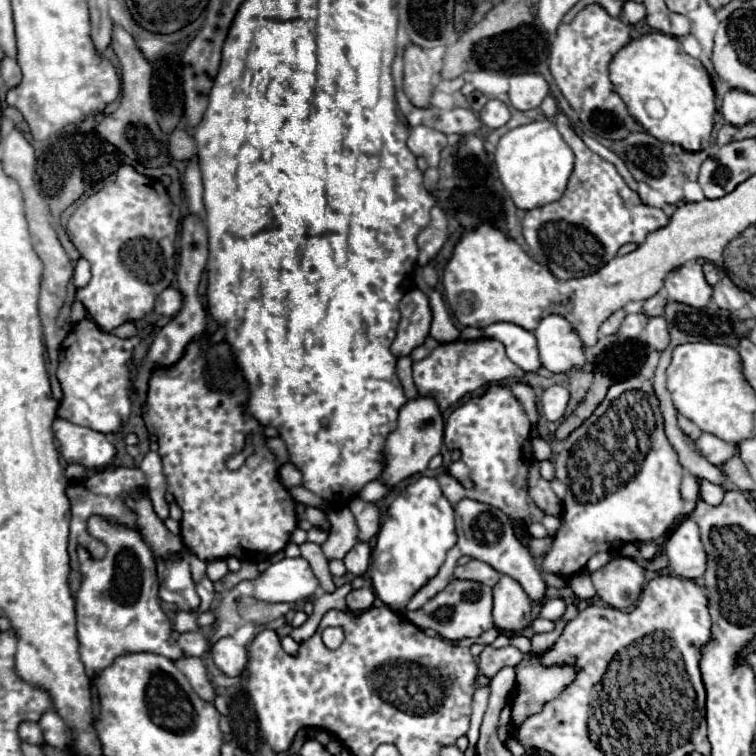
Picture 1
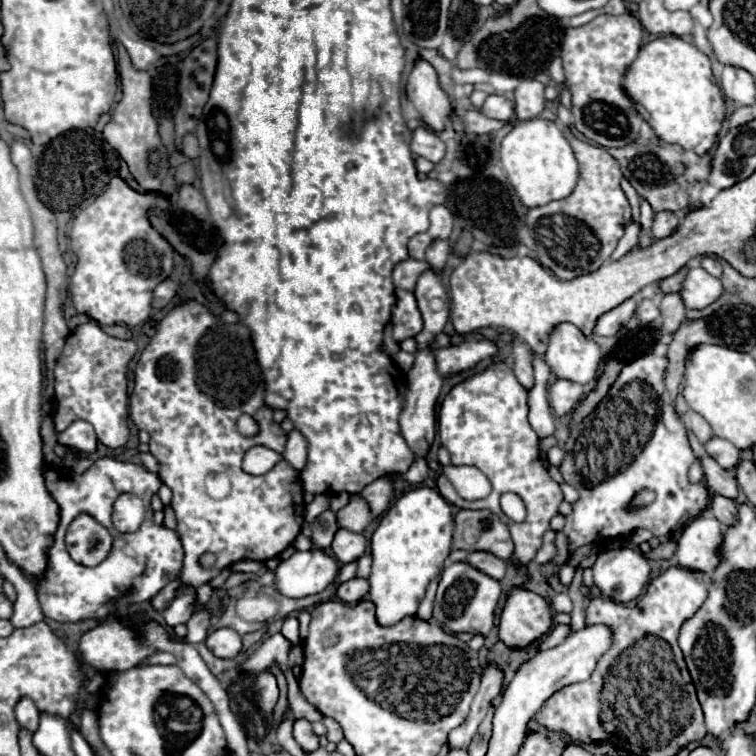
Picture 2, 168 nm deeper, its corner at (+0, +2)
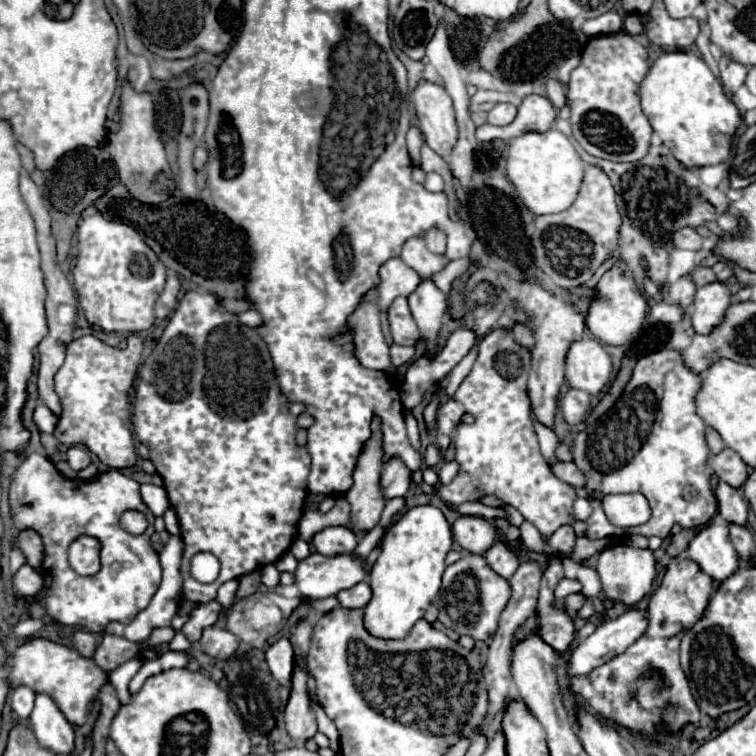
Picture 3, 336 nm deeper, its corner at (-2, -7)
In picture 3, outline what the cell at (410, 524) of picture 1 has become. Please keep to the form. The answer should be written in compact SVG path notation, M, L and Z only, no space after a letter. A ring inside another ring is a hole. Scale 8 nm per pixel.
M431 504L409 508L385 530L381 554L369 574L373 598L365 606L365 628L375 638L405 638L415 622L435 600L445 572L445 556L453 546L453 534L443 512Z

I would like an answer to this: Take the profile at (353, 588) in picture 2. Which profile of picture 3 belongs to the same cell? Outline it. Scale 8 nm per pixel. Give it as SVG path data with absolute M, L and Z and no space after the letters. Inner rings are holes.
M359 582L353 588L341 590L337 594L337 600L343 608L365 608L367 602L371 600L371 588L367 582Z

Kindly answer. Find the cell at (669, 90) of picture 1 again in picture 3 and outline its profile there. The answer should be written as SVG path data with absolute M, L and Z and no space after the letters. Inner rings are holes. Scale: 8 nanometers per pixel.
M663 52L643 78L639 98L651 128L683 166L721 164L729 158L731 138L741 124L741 114L699 56L691 52Z

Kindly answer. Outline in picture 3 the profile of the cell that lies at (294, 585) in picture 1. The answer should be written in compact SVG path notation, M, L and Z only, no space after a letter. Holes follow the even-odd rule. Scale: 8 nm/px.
M311 554L299 562L295 570L295 586L303 598L323 600L337 594L343 588L351 588L365 580L365 562L353 554L339 558L327 558L323 554Z

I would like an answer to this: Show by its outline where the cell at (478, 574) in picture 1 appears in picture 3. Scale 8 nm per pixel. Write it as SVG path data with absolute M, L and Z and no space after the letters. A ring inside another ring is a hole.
M503 542L493 544L493 546L485 552L485 560L487 560L487 564L491 566L493 572L497 572L499 576L503 576L503 578L507 578L507 580L515 574L517 566L519 566L517 554L515 554L511 548L507 548L507 544L503 544Z

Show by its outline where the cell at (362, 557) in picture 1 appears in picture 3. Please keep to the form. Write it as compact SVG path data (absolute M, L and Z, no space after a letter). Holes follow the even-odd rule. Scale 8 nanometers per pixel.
M331 526L315 534L313 544L323 556L339 556L353 554L357 548L357 538L347 526Z

